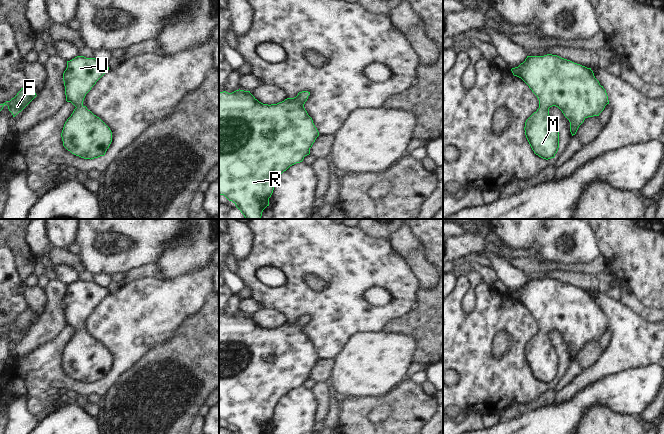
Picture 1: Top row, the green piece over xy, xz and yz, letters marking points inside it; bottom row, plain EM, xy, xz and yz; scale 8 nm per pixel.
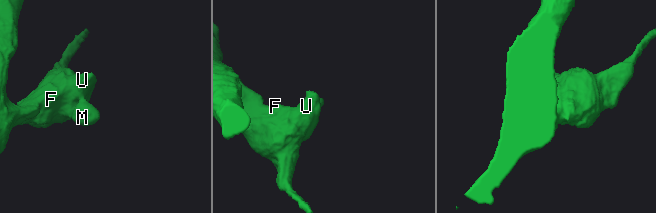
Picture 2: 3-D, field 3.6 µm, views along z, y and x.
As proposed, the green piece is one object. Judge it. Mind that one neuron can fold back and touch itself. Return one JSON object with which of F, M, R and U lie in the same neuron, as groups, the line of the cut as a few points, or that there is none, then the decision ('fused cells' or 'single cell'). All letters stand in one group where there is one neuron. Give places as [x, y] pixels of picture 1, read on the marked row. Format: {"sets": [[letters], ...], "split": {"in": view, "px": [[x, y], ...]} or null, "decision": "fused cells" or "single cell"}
{"sets": [["F", "M", "R", "U"]], "split": null, "decision": "single cell"}

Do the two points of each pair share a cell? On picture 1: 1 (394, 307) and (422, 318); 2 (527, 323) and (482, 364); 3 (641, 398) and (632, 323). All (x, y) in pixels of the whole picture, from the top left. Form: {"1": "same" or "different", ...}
{"1": "different", "2": "same", "3": "different"}

